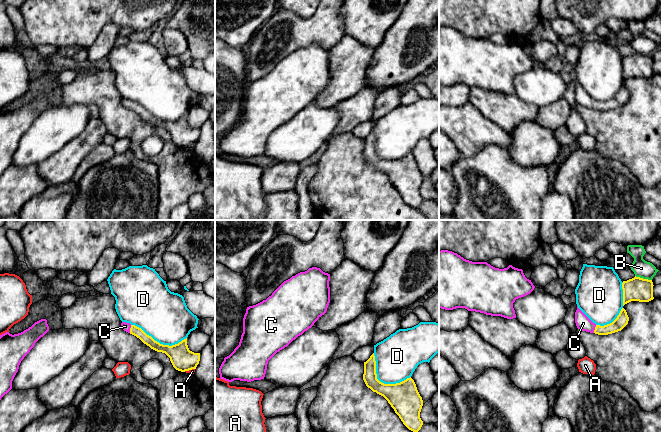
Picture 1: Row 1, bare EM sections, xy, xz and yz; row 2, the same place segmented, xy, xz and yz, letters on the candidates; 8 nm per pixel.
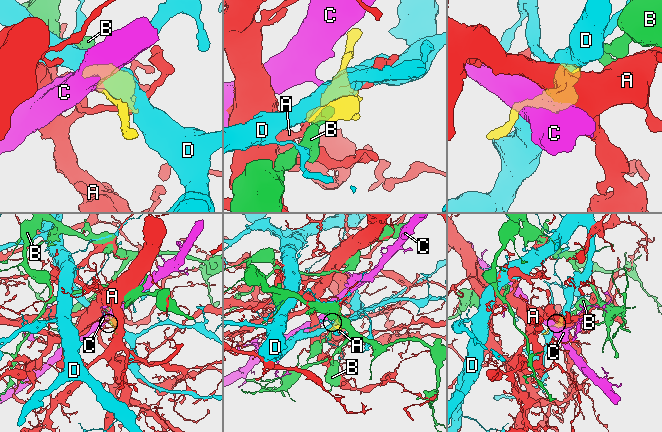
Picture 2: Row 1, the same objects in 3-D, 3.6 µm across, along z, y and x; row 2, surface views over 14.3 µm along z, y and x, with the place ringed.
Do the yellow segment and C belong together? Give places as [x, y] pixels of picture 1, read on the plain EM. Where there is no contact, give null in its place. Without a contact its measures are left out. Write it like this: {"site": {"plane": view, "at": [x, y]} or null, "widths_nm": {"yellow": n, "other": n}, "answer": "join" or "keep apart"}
{"site": {"plane": "xy", "at": [130, 105]}, "widths_nm": {"yellow": 80, "other": 70}, "answer": "join"}

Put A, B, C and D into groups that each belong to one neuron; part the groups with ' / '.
A / B / C / D

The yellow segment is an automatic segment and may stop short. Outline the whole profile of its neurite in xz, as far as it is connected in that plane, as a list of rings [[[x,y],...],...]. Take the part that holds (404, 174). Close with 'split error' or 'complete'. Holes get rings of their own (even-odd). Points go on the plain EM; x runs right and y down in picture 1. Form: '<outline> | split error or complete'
[[[373,129],[364,138],[363,156],[368,164],[388,177],[409,206],[418,209],[423,201],[423,197],[420,194],[423,176],[411,153],[396,160],[380,158],[377,155],[376,137]]] | complete

